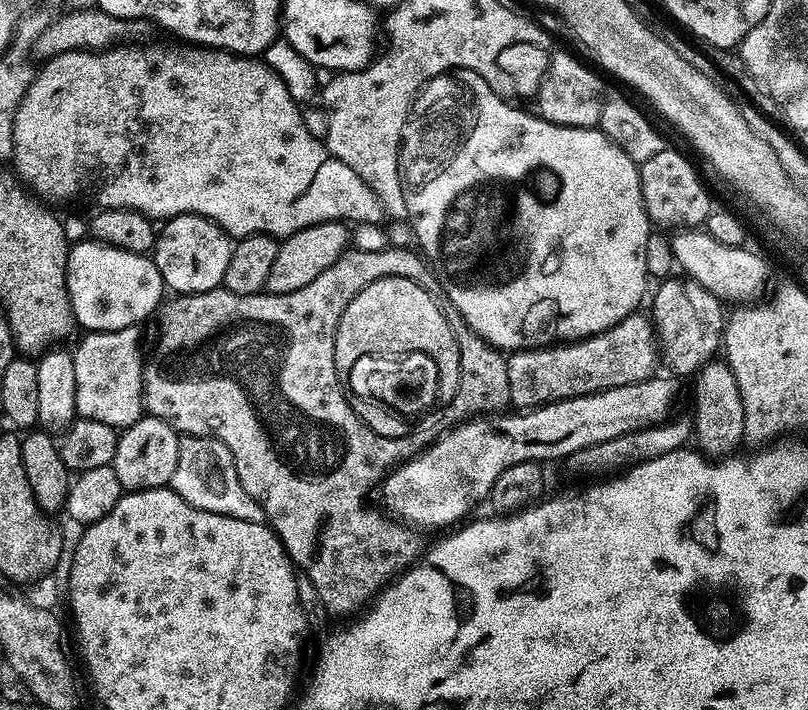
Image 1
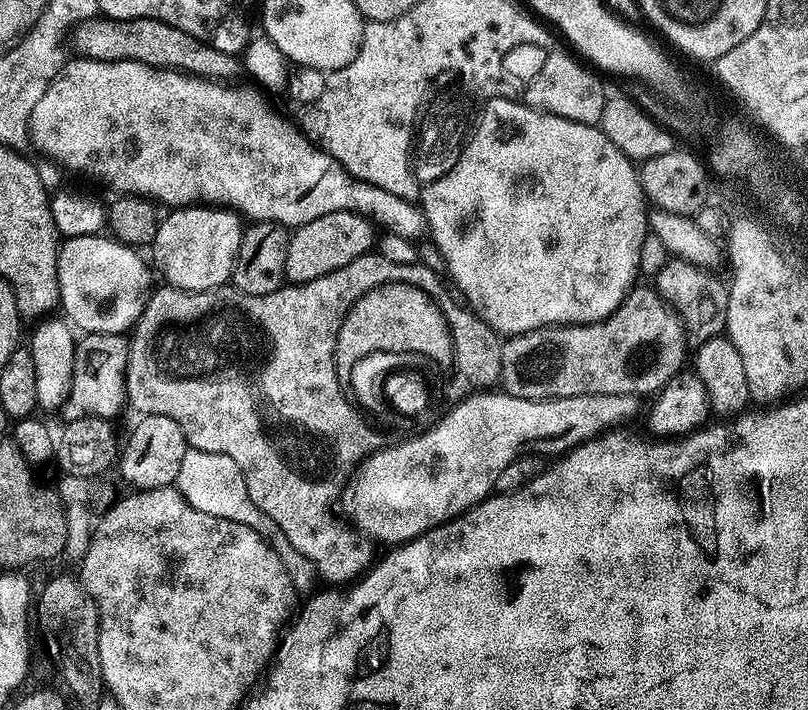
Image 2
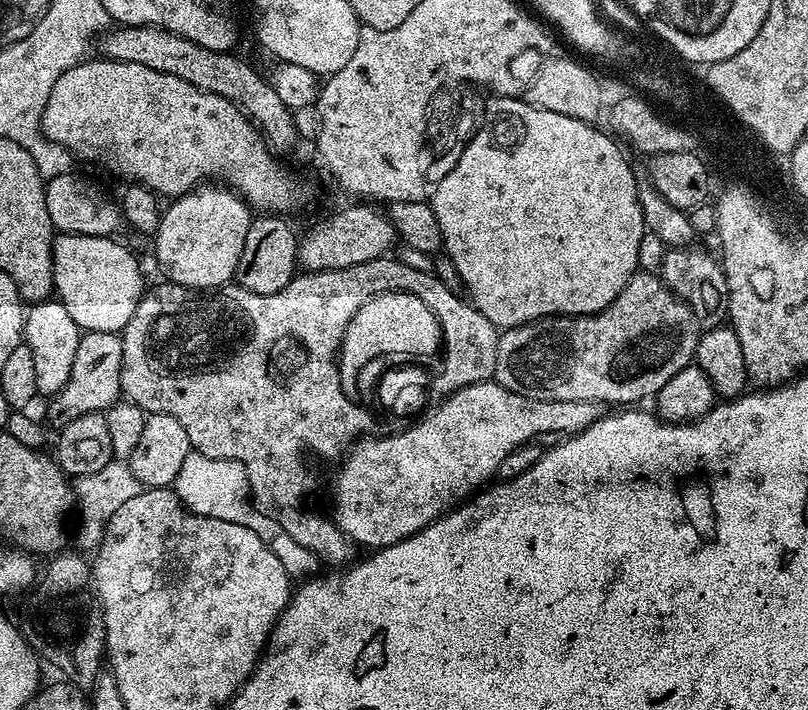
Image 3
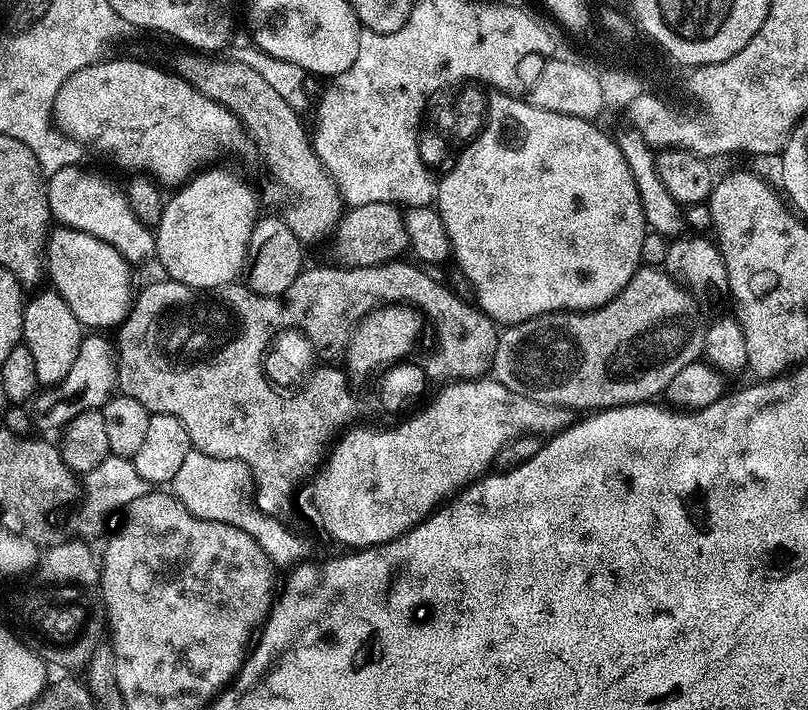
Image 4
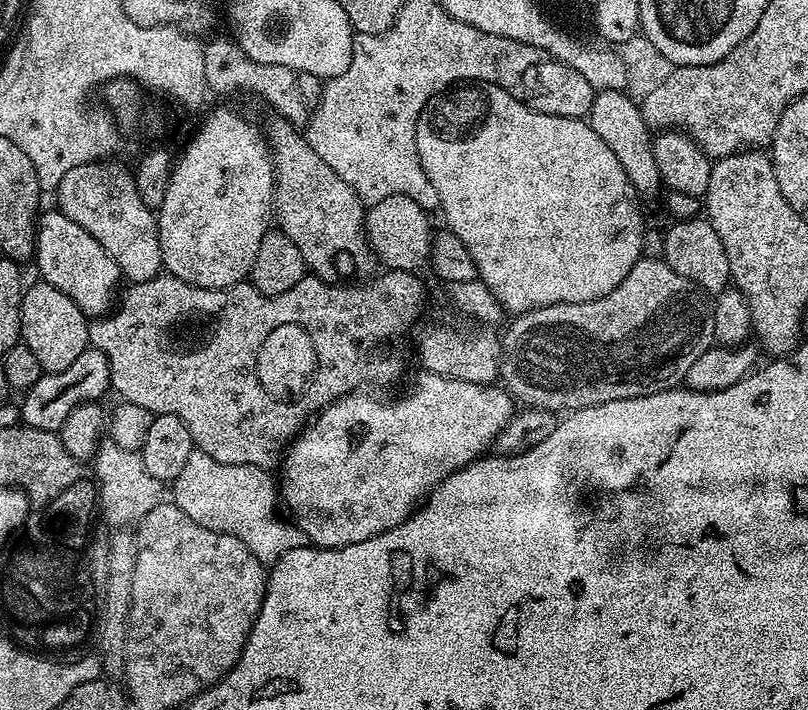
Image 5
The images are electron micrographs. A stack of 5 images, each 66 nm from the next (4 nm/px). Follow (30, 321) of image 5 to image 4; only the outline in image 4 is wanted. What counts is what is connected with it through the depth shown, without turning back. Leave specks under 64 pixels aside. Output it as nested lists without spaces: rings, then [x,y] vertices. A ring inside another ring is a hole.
[[[55,290],[47,291],[27,297],[22,342],[34,358],[40,385],[55,386],[62,382],[62,378],[66,378],[66,374],[70,374],[70,366],[74,366],[74,358],[78,358],[80,343],[83,342],[86,332],[63,298]]]

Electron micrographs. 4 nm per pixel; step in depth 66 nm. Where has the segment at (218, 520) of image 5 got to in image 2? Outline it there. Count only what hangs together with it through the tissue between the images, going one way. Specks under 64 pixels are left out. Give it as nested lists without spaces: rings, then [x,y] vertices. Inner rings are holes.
[[[189,448],[186,458],[182,458],[182,466],[178,469],[175,487],[194,506],[194,510],[202,510],[202,514],[214,514],[214,518],[226,518],[230,522],[242,522],[242,526],[250,526],[268,545],[282,558],[282,566],[286,566],[286,574],[290,574],[290,582],[301,597],[308,598],[317,591],[318,577],[314,562],[298,550],[294,550],[290,538],[278,530],[278,526],[254,502],[250,502],[250,494],[246,490],[246,478],[242,478],[242,470],[238,470],[234,458],[221,452],[207,452],[197,448]]]

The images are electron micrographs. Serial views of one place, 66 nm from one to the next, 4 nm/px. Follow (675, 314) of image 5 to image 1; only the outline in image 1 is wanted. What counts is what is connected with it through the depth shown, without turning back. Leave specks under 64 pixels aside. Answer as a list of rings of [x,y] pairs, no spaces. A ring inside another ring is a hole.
[[[640,315],[622,318],[622,322],[605,332],[584,340],[513,351],[507,357],[511,403],[520,410],[541,408],[544,404],[585,396],[588,392],[651,380],[658,372],[658,335],[652,320]]]

